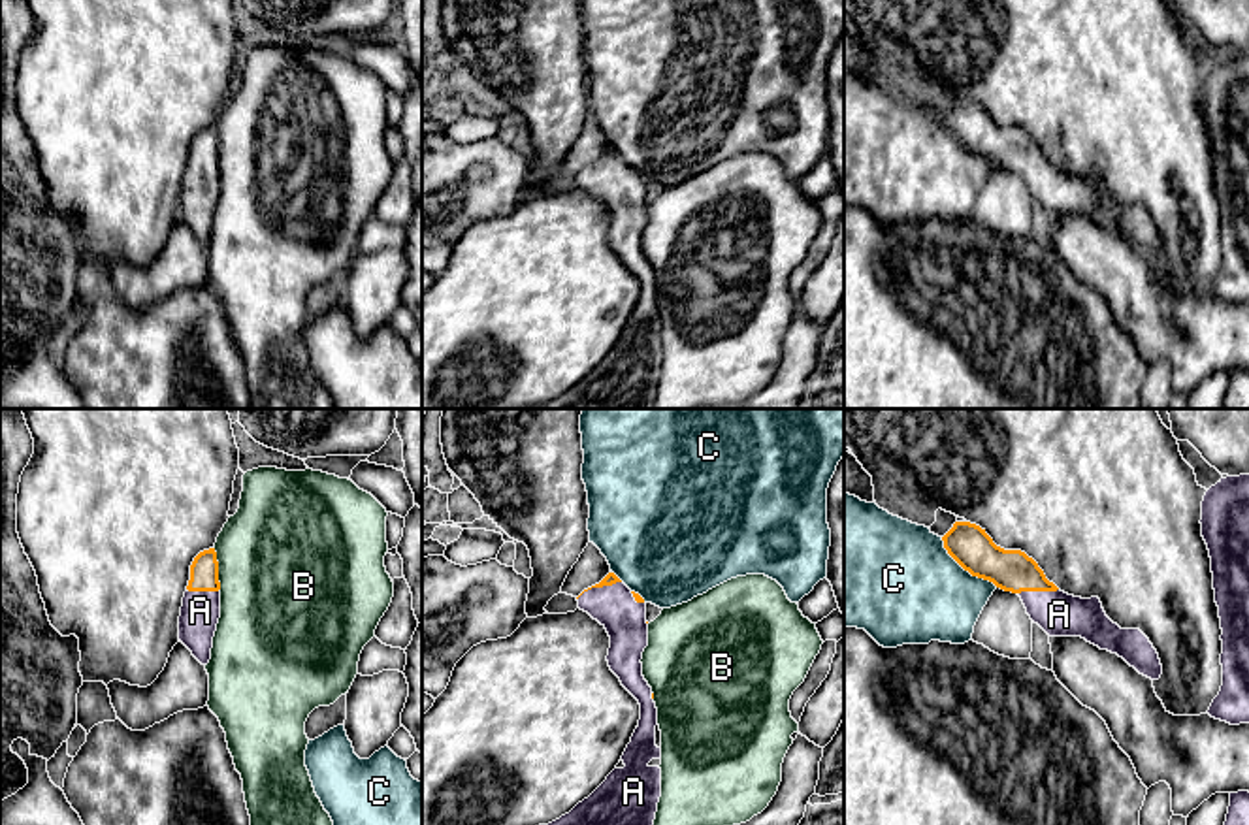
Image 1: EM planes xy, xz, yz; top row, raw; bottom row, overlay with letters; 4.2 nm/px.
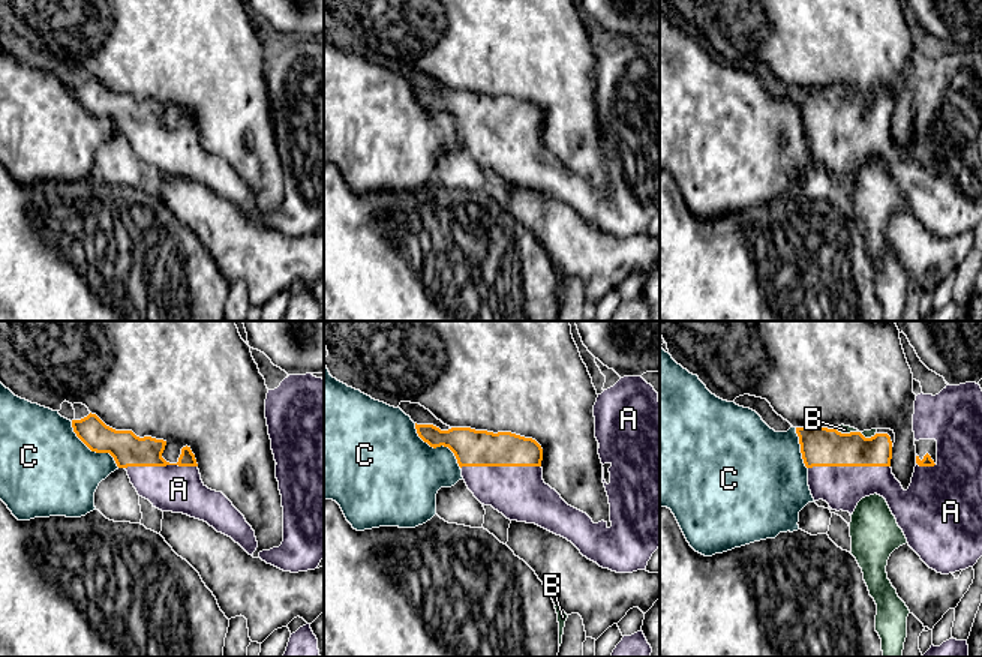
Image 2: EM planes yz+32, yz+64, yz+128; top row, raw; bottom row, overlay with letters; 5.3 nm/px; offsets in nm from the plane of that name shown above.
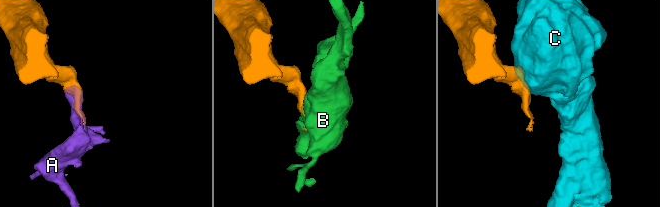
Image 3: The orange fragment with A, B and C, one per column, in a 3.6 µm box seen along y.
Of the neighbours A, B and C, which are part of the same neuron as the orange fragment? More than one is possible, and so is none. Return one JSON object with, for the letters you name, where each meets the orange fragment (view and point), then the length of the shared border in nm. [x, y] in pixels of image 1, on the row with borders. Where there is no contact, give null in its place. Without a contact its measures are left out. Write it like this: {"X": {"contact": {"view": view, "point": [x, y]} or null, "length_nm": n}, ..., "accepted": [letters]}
{"A": {"contact": {"view": "xz", "point": [598, 586]}, "length_nm": 200}, "accepted": ["A"]}

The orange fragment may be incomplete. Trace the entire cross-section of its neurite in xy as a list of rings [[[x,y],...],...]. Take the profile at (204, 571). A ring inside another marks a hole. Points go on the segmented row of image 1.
[[[215,548],[200,552],[190,565],[190,580],[179,616],[179,640],[207,665],[220,618],[220,582]]]

